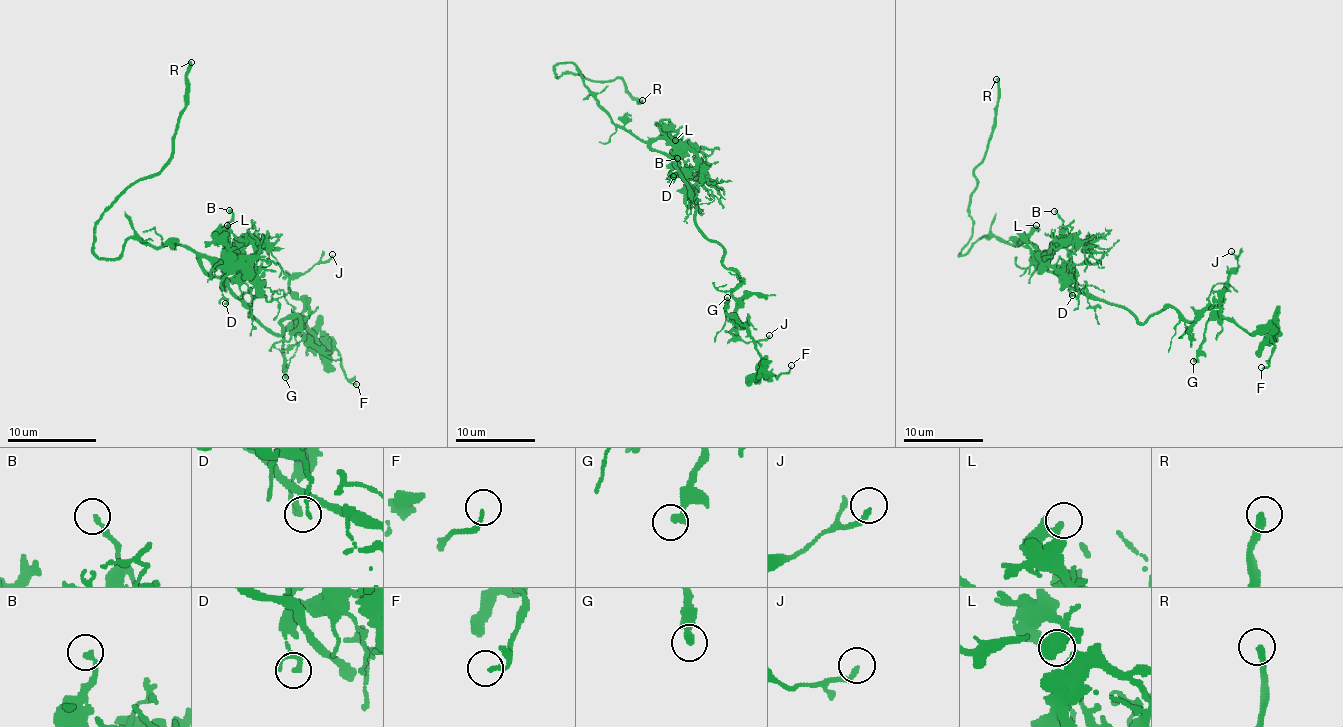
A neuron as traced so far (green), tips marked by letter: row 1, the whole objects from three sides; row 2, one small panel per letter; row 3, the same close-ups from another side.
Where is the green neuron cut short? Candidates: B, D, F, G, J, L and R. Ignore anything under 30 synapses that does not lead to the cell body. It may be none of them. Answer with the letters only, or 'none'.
R

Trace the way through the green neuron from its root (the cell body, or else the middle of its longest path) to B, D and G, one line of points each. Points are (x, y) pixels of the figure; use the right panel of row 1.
B: (1040, 255), (1034, 255), (1044, 253), (1062, 227), (1060, 217), (1054, 211)
D: (1040, 255), (1034, 255), (1044, 255), (1058, 247), (1066, 251), (1072, 269), (1068, 287), (1072, 295)
G: (1040, 255), (1066, 283), (1123, 305), (1143, 323), (1169, 307), (1189, 321), (1209, 309), (1205, 341), (1193, 361)

